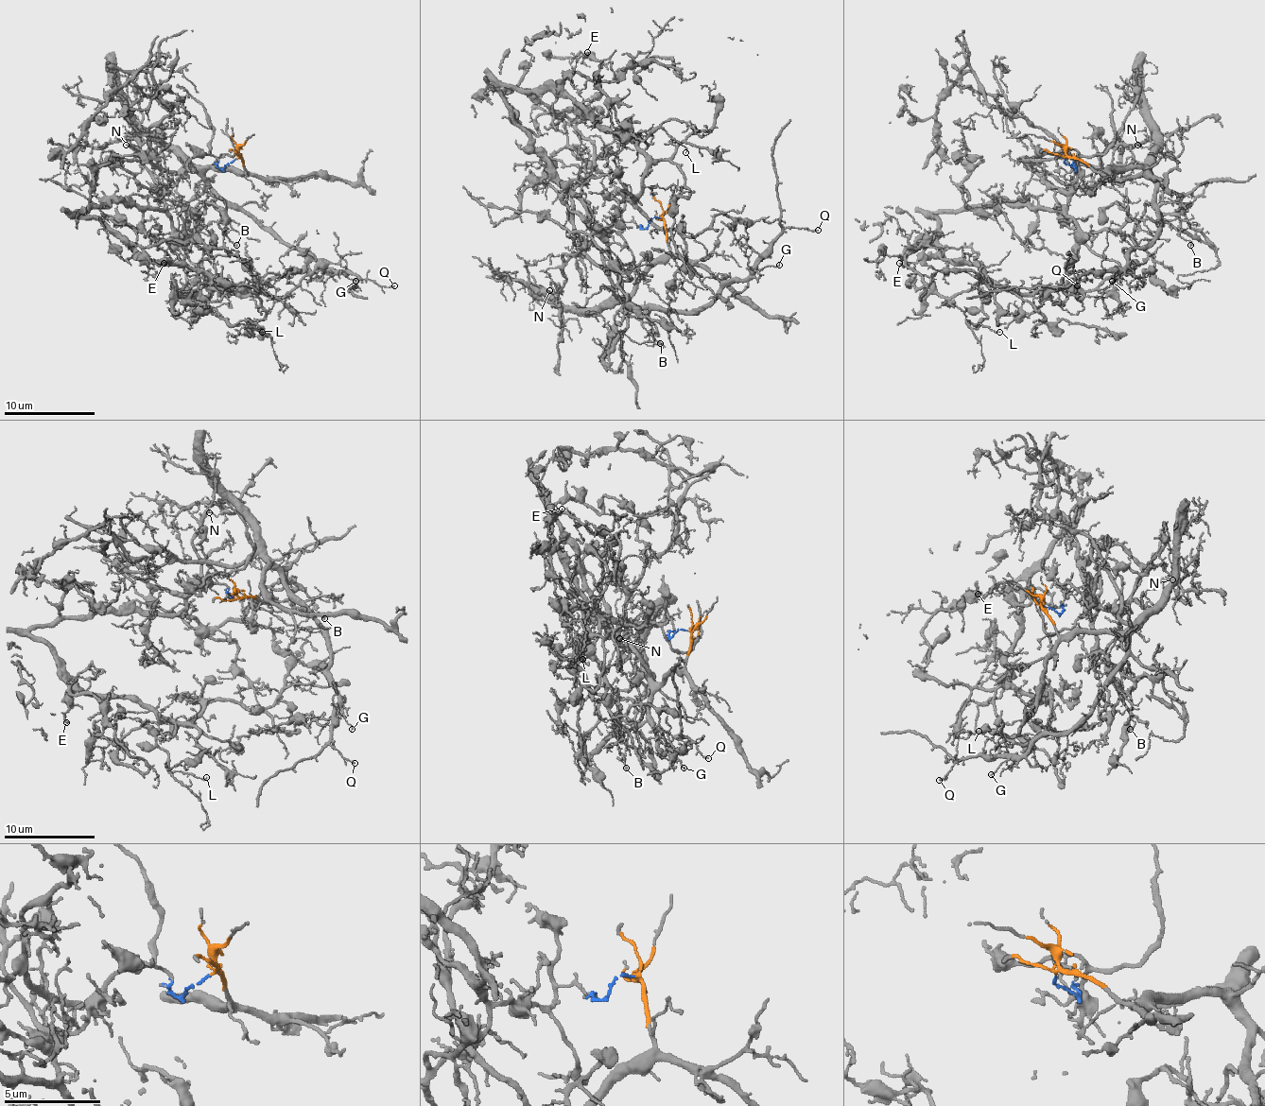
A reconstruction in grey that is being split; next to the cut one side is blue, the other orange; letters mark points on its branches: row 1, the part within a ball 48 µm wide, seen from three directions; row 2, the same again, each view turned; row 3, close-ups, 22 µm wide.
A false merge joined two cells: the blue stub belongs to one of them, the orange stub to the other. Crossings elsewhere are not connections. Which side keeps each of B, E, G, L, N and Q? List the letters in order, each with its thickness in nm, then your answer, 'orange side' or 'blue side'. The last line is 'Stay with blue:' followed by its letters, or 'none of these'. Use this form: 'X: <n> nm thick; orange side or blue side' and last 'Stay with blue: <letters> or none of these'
B: 140 nm thick; orange side
E: 130 nm thick; blue side
G: 100 nm thick; orange side
L: 100 nm thick; blue side
N: 90 nm thick; orange side
Q: 110 nm thick; orange side
Stay with blue: E, L

